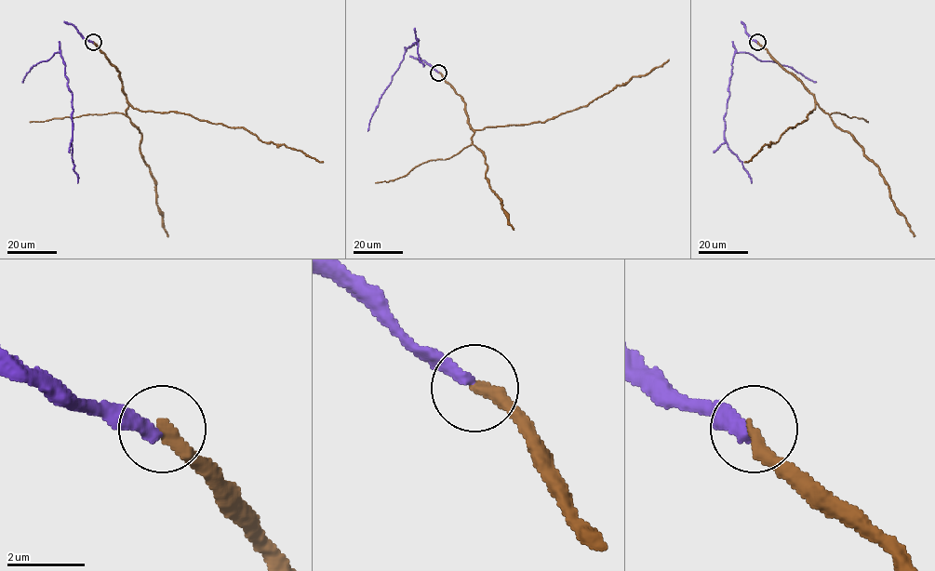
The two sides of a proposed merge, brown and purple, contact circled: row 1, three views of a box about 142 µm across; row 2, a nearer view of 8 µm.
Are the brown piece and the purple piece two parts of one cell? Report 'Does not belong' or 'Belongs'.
Belongs

